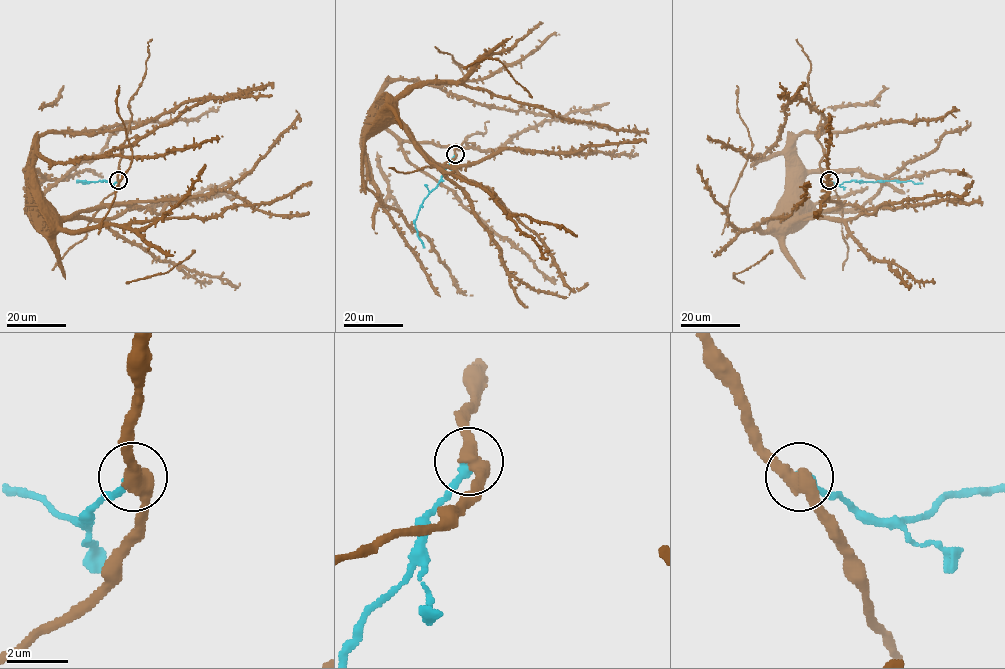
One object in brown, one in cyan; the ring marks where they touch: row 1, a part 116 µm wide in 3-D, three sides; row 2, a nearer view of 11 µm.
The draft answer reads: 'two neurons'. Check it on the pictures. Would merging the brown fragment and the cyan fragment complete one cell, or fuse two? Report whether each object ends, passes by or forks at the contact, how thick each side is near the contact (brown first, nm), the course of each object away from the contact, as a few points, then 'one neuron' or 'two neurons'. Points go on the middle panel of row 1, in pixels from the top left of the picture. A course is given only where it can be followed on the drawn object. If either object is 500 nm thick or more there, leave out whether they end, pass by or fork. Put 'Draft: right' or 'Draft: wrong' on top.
Draft: right
brown passes by; cyan ends; calibres 480 and 320 nm; course brown (455, 154), (438, 165), (399, 117), (397, 101), (426, 83), (465, 84), (536, 104), (564, 119), (648, 134); course cyan (455, 154), (441, 180), (424, 200), (415, 221), (423, 247); two neurons

